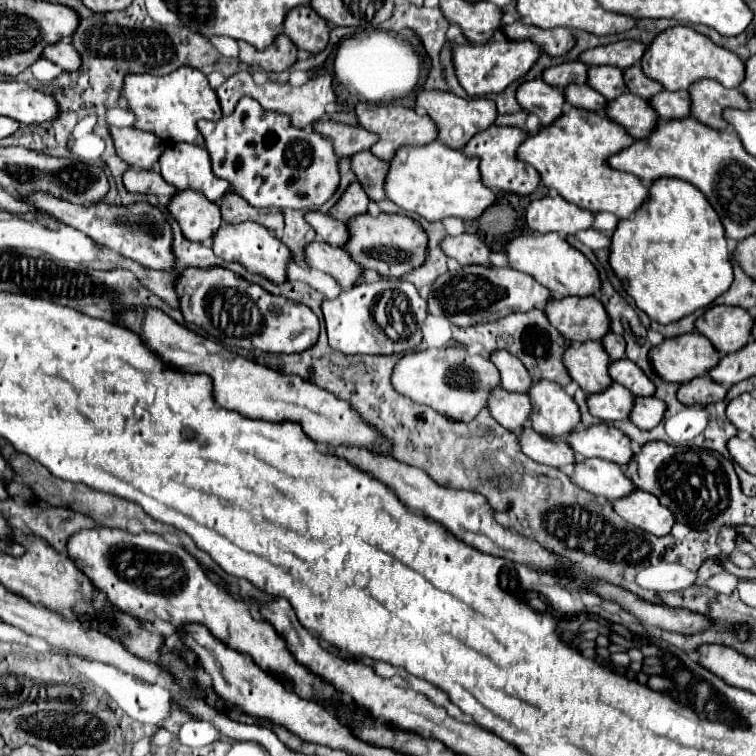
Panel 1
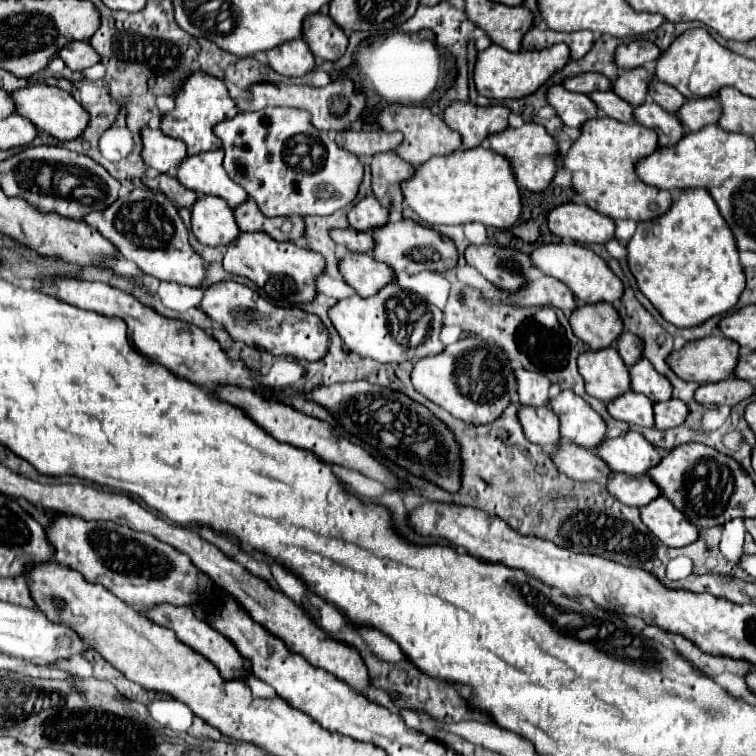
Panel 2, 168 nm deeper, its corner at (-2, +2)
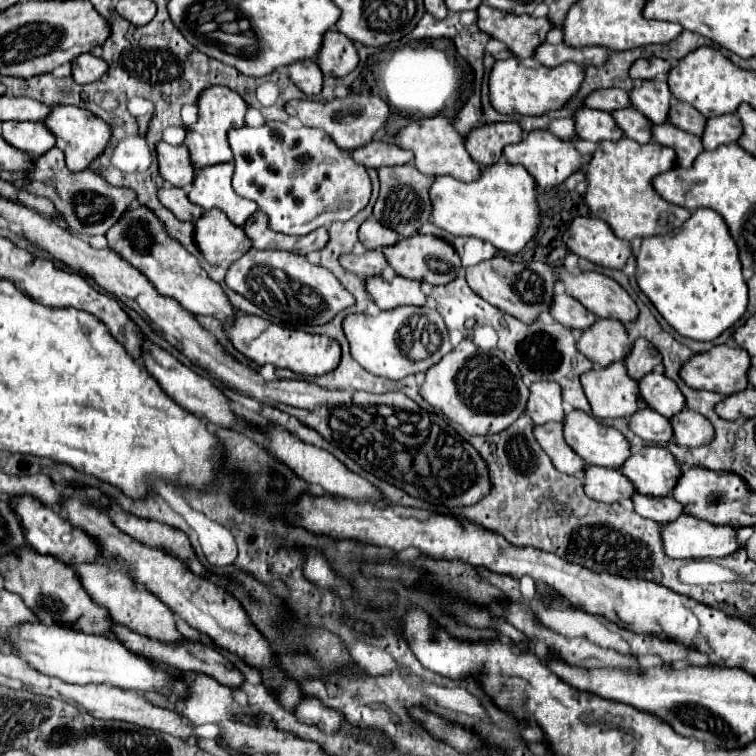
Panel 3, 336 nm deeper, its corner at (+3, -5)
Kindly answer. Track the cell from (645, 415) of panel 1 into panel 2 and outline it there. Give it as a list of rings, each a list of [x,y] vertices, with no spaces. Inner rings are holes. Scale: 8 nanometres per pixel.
[[[678,399],[654,403],[654,427],[656,429],[672,429],[672,427],[678,427],[678,425],[684,423],[686,415],[688,415],[686,403],[678,401]]]

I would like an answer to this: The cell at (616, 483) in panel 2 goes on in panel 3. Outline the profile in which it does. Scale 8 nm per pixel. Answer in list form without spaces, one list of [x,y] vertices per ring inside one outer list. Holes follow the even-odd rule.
[[[637,494],[637,500],[633,500],[635,512],[643,518],[655,520],[659,524],[675,522],[683,512],[683,504],[679,504],[675,498],[667,496],[665,500],[653,500],[653,496],[641,496]]]

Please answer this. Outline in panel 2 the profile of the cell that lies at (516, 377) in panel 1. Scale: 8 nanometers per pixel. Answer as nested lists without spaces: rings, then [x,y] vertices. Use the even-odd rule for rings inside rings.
[[[516,369],[514,375],[518,381],[518,397],[522,405],[532,405],[532,407],[548,405],[550,381],[542,373],[528,371],[528,369]]]

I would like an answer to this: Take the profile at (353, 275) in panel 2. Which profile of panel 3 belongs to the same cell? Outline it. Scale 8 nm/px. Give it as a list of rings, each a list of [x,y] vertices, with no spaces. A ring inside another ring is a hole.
[[[381,274],[375,280],[367,280],[369,296],[381,310],[393,310],[399,306],[425,306],[427,296],[421,290],[421,282],[401,278],[397,274]]]

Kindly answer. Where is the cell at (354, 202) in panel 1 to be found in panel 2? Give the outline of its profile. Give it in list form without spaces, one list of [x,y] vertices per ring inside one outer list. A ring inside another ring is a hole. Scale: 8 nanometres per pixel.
[[[374,195],[362,197],[348,211],[348,223],[352,229],[358,229],[358,231],[370,231],[372,227],[384,225],[386,221],[388,221],[388,209],[384,209]]]

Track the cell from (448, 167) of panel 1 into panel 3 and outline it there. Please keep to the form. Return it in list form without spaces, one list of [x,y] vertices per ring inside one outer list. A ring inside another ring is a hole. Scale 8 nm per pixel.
[[[497,162],[483,170],[475,182],[461,182],[449,176],[437,176],[433,188],[433,224],[455,236],[473,236],[491,242],[507,254],[519,254],[541,226],[537,200],[537,182],[523,166]]]

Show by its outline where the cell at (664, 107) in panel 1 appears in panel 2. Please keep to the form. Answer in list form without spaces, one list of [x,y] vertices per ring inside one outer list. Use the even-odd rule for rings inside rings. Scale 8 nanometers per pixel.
[[[712,97],[688,99],[678,109],[678,119],[688,131],[694,131],[694,129],[702,129],[702,125],[716,123],[718,121],[718,113],[720,113],[720,105]]]

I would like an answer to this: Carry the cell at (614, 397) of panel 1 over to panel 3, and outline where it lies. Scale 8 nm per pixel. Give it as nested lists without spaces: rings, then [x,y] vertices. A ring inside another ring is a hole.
[[[645,408],[637,412],[637,416],[629,418],[631,430],[641,436],[647,442],[671,442],[673,440],[673,428],[669,418],[661,416],[659,412]]]

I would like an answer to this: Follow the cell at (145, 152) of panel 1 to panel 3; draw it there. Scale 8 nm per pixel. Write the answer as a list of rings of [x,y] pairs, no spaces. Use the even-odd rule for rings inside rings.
[[[159,142],[157,154],[159,154],[159,172],[165,178],[165,182],[179,188],[189,188],[193,184],[195,170],[187,146],[171,146],[167,142]]]

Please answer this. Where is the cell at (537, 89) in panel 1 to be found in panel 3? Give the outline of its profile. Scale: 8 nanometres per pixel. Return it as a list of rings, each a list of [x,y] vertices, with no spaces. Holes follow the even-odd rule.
[[[583,108],[575,114],[577,122],[577,136],[589,142],[603,142],[603,140],[621,140],[623,130],[617,126],[615,118],[607,112],[597,112],[591,108]]]

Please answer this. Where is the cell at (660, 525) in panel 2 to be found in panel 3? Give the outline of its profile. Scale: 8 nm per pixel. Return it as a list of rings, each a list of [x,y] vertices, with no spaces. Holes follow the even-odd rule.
[[[681,516],[677,524],[663,524],[663,544],[665,544],[665,554],[669,558],[725,558],[735,554],[737,550],[743,548],[743,542],[737,538],[739,526],[727,526],[727,524],[711,524],[705,520],[699,520],[695,516]]]

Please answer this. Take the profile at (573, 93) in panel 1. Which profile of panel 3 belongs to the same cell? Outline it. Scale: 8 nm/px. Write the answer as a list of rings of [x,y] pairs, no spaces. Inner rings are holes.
[[[623,108],[621,112],[613,112],[615,122],[621,126],[627,138],[639,142],[639,144],[649,144],[651,142],[651,120],[637,112],[635,108]]]

